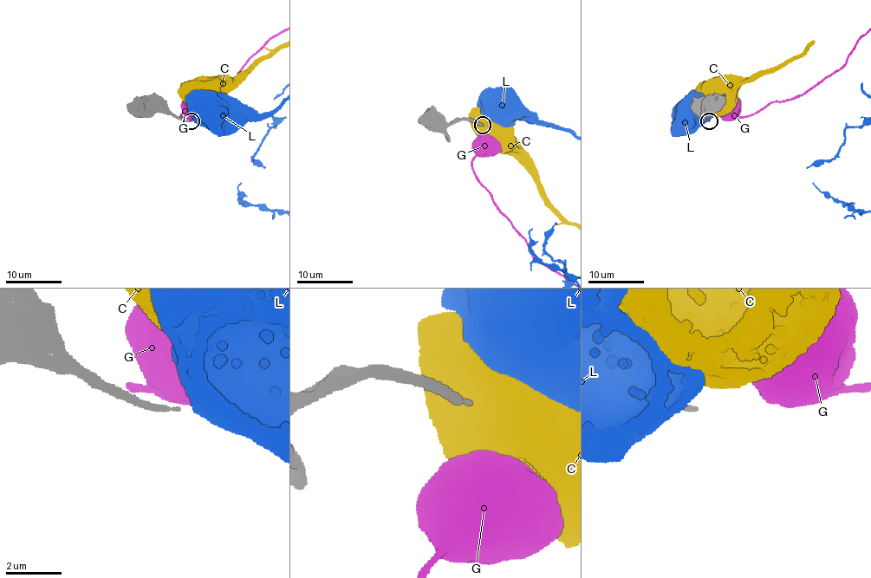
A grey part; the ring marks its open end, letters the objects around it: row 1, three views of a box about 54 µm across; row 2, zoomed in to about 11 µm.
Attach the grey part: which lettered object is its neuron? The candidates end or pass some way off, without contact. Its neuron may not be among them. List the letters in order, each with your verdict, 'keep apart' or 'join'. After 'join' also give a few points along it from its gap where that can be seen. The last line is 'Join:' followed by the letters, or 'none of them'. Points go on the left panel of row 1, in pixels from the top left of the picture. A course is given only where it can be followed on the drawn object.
C: keep apart
G: keep apart
L: keep apart
Join: none of them

